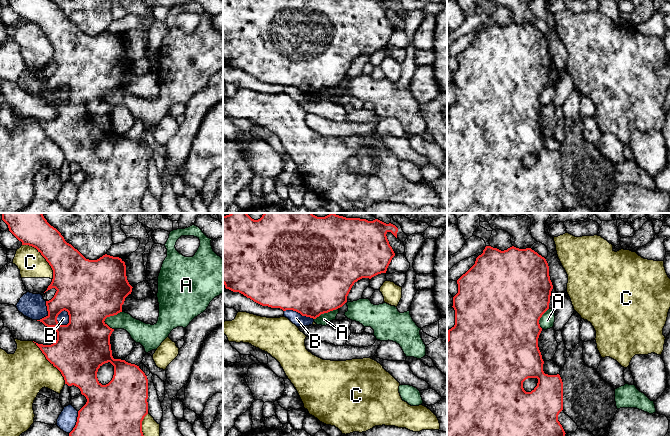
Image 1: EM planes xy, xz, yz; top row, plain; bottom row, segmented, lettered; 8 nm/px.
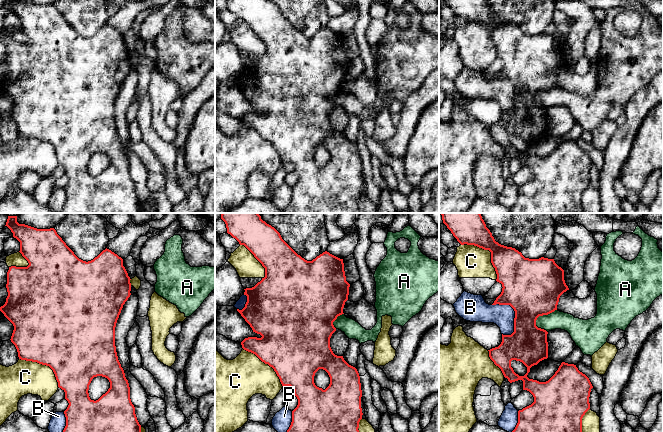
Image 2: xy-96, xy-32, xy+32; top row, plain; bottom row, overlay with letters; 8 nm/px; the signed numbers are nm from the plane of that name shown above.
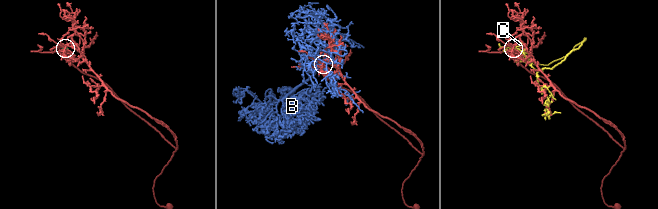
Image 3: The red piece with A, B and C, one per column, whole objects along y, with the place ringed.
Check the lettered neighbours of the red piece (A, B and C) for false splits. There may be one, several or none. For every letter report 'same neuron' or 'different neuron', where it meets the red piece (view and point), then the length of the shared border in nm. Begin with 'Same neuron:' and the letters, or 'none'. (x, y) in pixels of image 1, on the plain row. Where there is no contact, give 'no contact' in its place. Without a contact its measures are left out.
Same neuron: none
A: different neuron | xy (111, 91) | 180 nm
B: different neuron | xy (57, 92) | 140 nm
C: different neuron | xy (43, 32) | 380 nm

